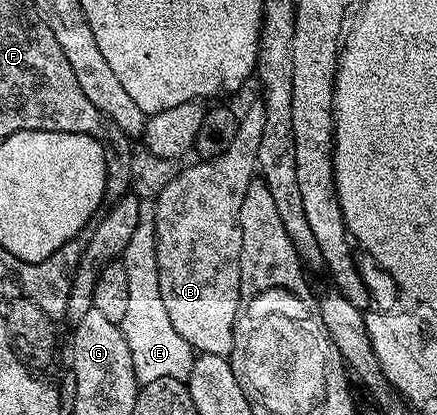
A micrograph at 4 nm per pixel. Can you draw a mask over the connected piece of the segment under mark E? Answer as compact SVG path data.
M140 205L140 224L136 224L136 232L132 232L132 240L128 240L128 248L124 248L120 261L124 272L128 272L128 309L125 310L124 320L120 325L124 340L128 340L128 348L132 352L136 380L139 384L145 384L165 378L186 379L196 352L190 347L188 340L184 340L184 336L180 336L176 328L172 328L172 320L168 320L164 300L160 297L153 205Z

